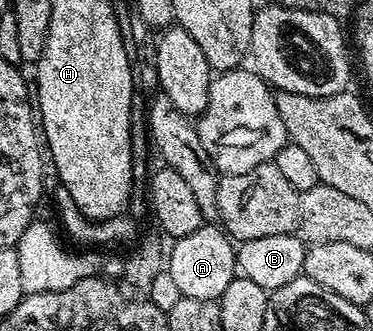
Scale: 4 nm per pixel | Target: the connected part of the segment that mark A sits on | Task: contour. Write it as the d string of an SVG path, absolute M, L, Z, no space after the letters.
M203 225L188 237L173 240L168 260L168 278L174 282L181 297L196 297L196 301L221 299L224 289L236 277L236 247L229 235L218 225Z

